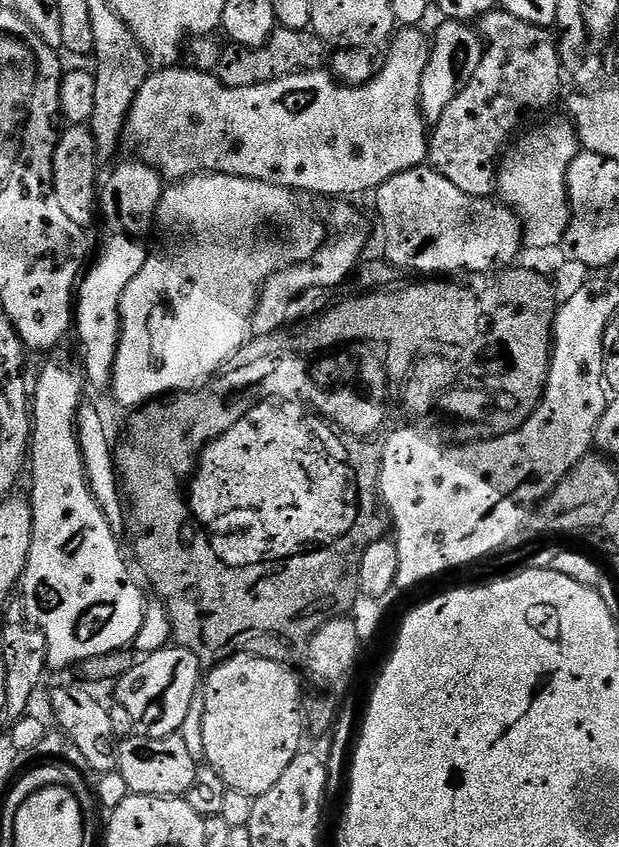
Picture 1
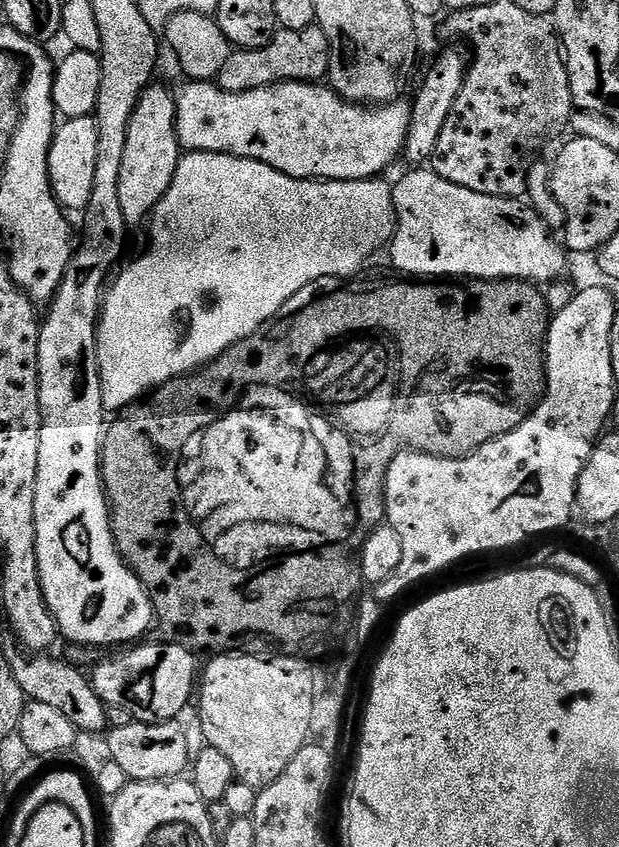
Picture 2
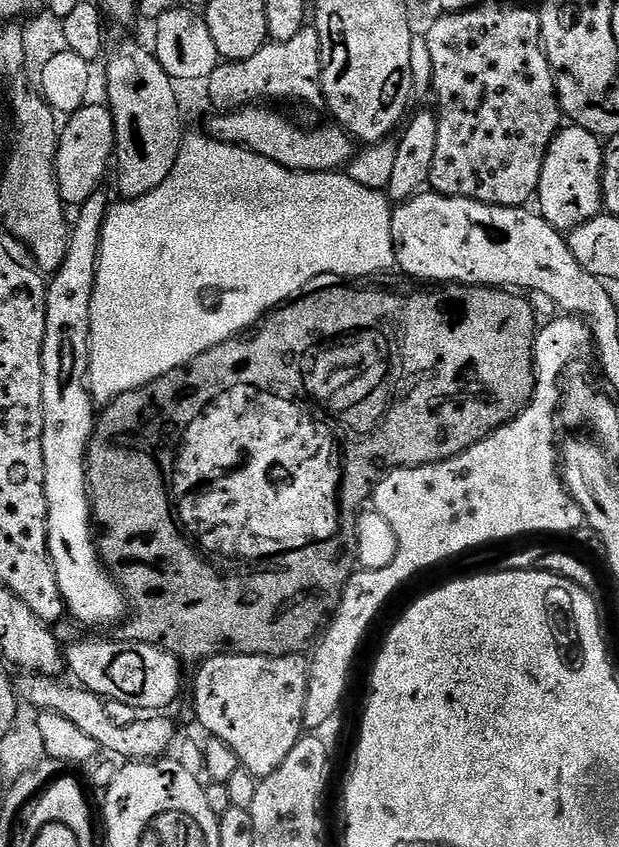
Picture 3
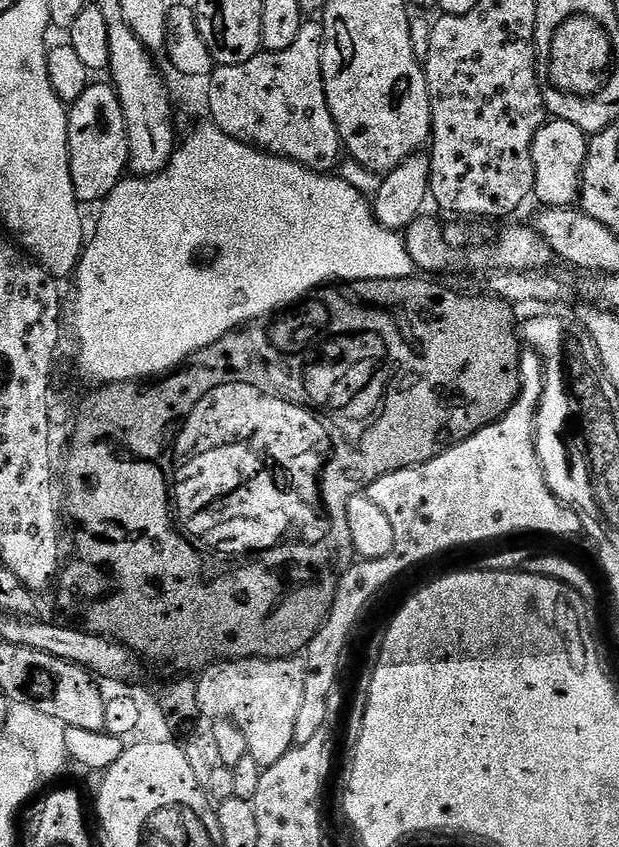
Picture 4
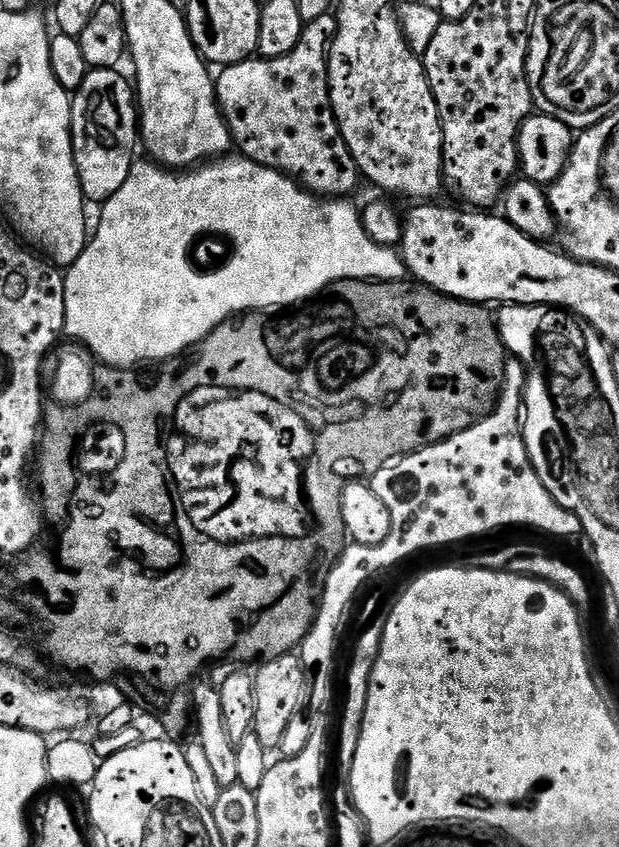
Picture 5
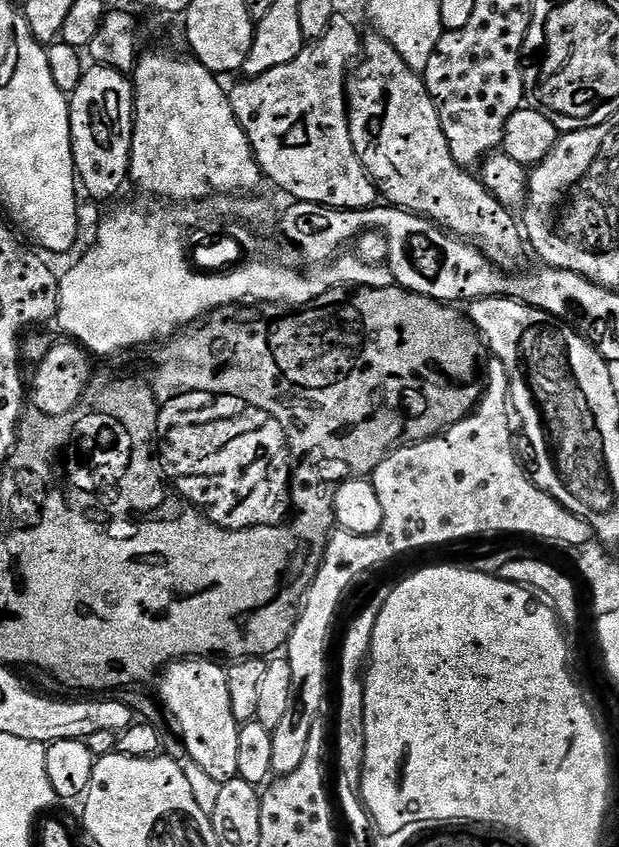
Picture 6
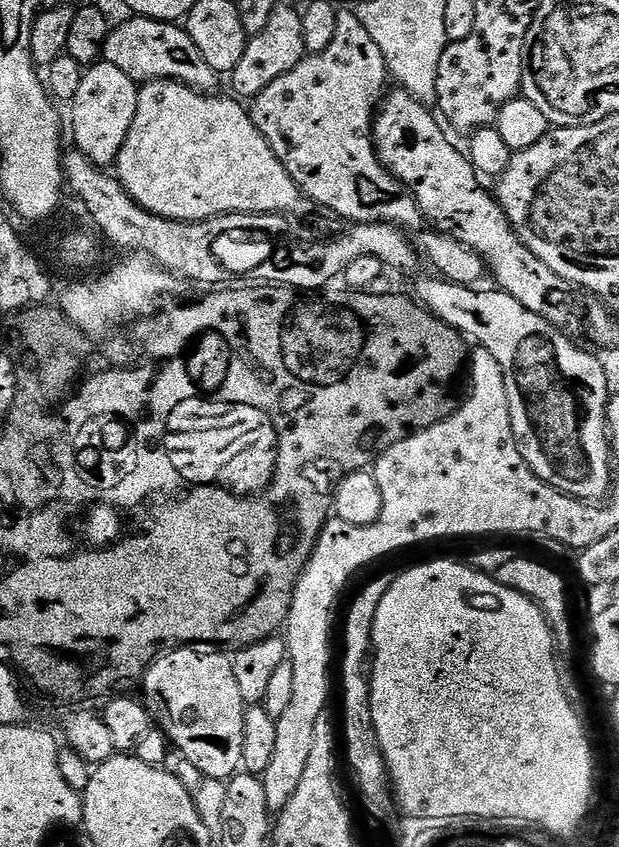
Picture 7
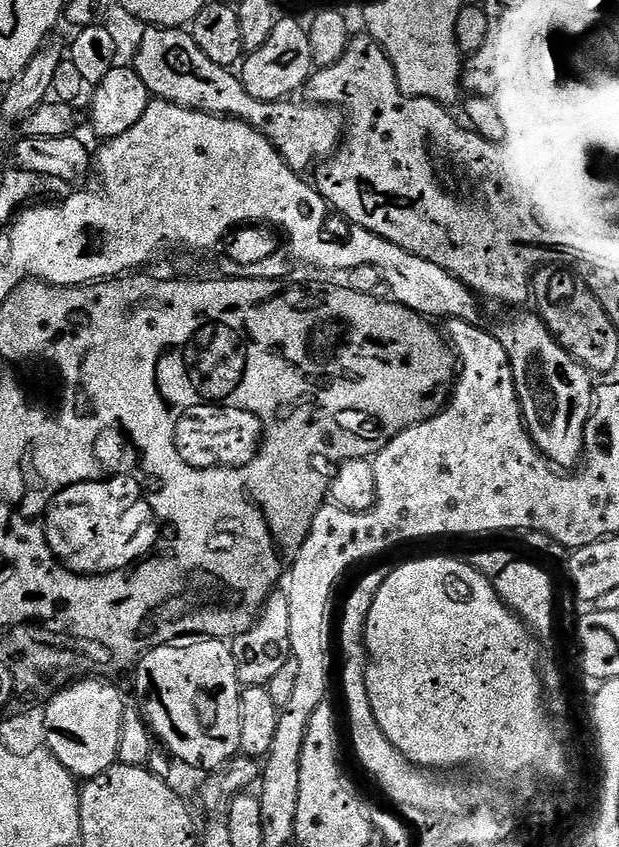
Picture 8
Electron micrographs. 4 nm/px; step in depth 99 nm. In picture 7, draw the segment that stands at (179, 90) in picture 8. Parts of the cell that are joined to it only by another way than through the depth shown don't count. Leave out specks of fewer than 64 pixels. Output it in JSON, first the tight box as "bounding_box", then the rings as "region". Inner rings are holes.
{"bounding_box":[103,15,218,94],"region":[[[133,15],[113,27],[104,43],[103,63],[118,66],[122,74],[137,82],[176,80],[195,92],[212,94],[217,91],[218,73],[198,54],[198,46],[179,23],[167,20],[151,20],[149,16]]]}

